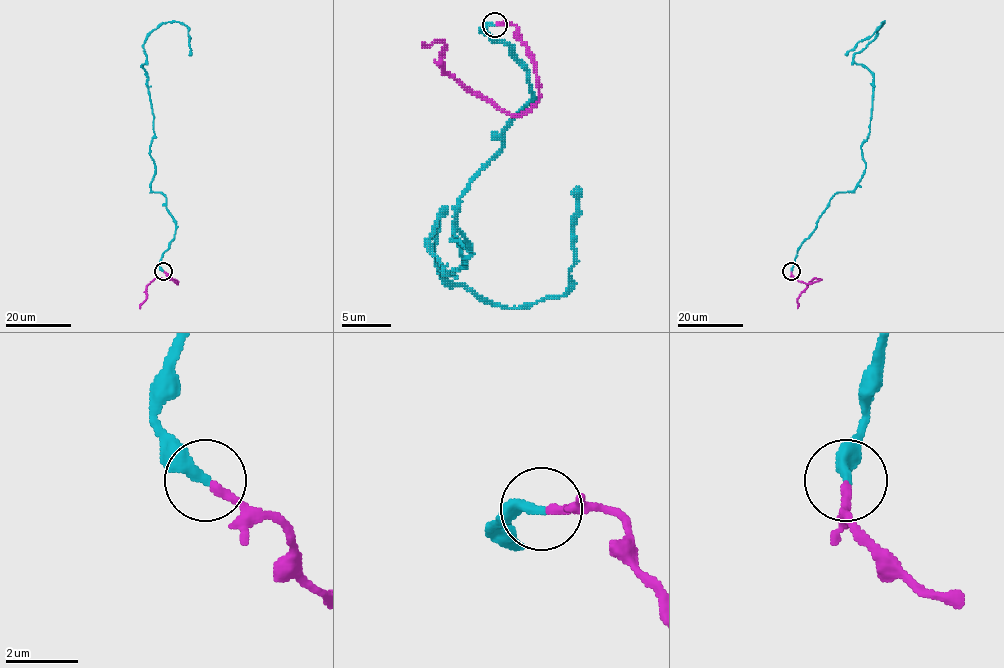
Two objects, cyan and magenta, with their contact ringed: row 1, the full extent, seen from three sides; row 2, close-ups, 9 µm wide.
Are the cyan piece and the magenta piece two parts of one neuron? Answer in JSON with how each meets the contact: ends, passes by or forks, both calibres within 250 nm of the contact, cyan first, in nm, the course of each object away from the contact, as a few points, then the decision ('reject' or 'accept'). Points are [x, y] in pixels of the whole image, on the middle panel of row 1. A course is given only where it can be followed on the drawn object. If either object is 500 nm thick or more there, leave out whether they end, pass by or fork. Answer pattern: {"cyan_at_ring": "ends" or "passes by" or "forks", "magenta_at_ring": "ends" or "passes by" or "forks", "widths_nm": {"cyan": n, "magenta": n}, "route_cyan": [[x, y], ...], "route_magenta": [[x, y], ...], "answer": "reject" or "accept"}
{"cyan_at_ring": "ends", "magenta_at_ring": "ends", "widths_nm": {"cyan": 320, "magenta": 220}, "route_cyan": [[494, 25], [531, 99], [434, 266], [559, 298], [578, 186]], "route_magenta": [[497, 25], [516, 27], [534, 65], [539, 99], [519, 114], [469, 92], [444, 70], [442, 42], [422, 42]], "answer": "accept"}

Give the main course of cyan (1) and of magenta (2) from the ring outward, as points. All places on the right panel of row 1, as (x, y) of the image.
1: (792, 271), (832, 197), (853, 190), (863, 173), (873, 75), (853, 56), (885, 22), (845, 55)
2: (792, 271), (792, 276), (805, 283), (821, 280), (814, 278), (806, 286), (797, 299), (797, 308)

